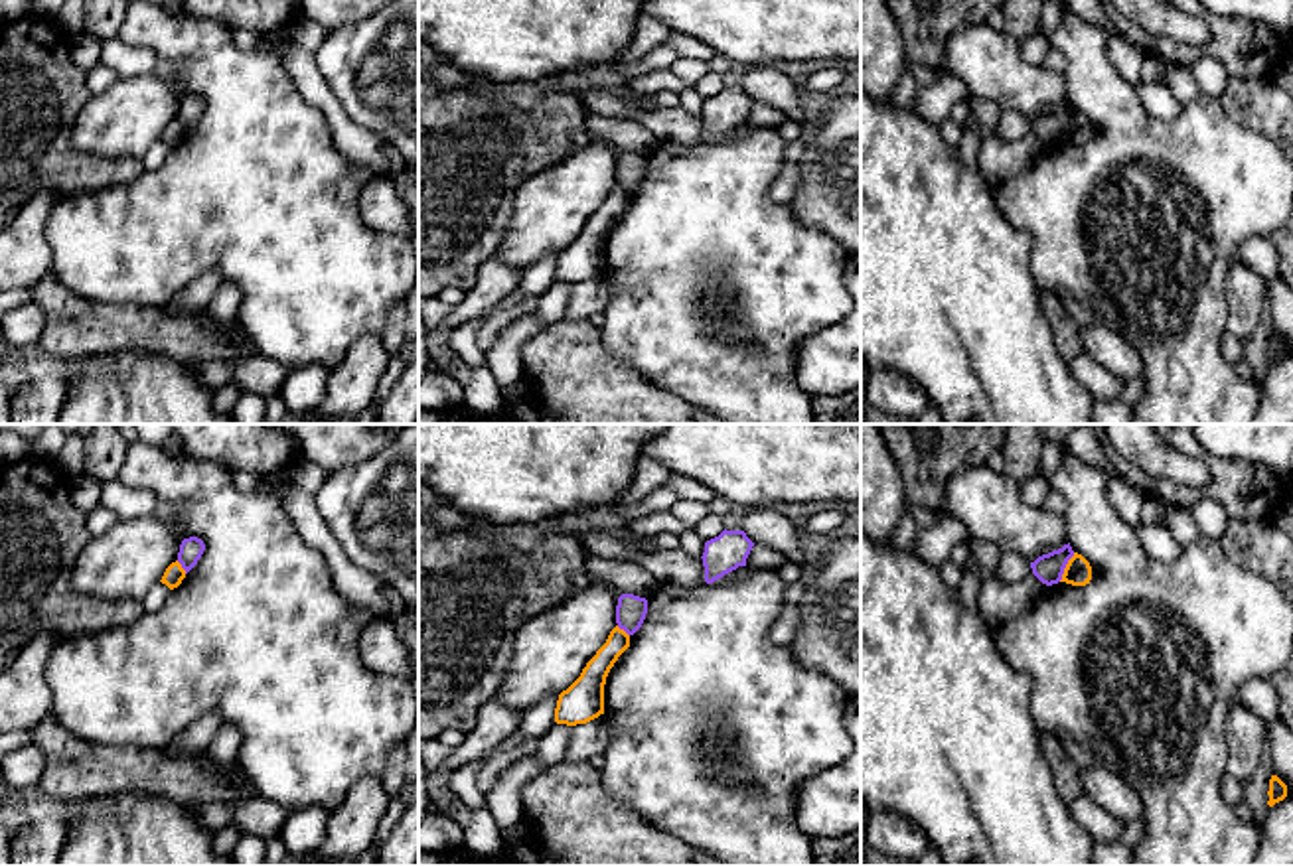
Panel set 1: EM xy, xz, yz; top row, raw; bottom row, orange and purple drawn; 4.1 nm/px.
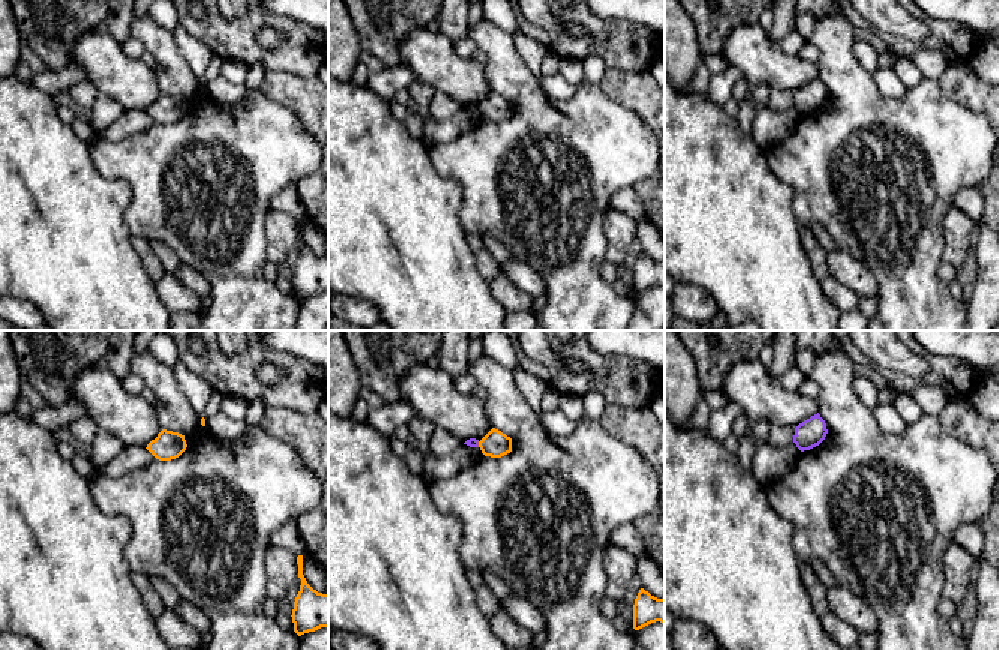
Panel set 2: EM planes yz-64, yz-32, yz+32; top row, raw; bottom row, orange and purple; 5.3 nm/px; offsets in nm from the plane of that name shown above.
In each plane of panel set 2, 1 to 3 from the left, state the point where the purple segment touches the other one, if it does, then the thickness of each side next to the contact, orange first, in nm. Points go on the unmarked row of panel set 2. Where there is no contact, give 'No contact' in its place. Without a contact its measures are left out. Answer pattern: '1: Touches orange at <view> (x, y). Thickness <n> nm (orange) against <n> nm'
1: No contact
2: Touches orange at yz-32 (479, 108). Thickness 140 nm (orange) against 50 nm
3: No contact

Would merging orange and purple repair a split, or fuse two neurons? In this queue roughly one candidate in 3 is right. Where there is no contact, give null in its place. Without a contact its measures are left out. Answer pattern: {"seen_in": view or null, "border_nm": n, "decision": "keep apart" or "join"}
{"seen_in": "yz", "border_nm": 140, "decision": "keep apart"}

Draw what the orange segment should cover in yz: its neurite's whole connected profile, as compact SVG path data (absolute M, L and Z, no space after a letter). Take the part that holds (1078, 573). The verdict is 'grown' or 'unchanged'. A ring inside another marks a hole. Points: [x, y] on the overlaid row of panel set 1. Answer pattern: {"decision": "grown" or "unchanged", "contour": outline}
{"decision": "unchanged", "contour": "M1074 552L1074 556L1068 560L1064 568L1060 582L1072 584L1072 586L1086 586L1090 584L1090 580L1092 580L1090 562L1082 554Z"}

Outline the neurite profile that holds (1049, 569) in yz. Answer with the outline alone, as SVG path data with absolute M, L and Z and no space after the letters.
M1068 542L1062 548L1042 554L1030 562L1032 574L1046 586L1058 584L1072 556L1074 550Z

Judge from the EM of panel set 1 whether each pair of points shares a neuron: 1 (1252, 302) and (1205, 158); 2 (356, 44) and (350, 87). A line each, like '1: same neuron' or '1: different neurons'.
1: different neurons
2: same neuron

